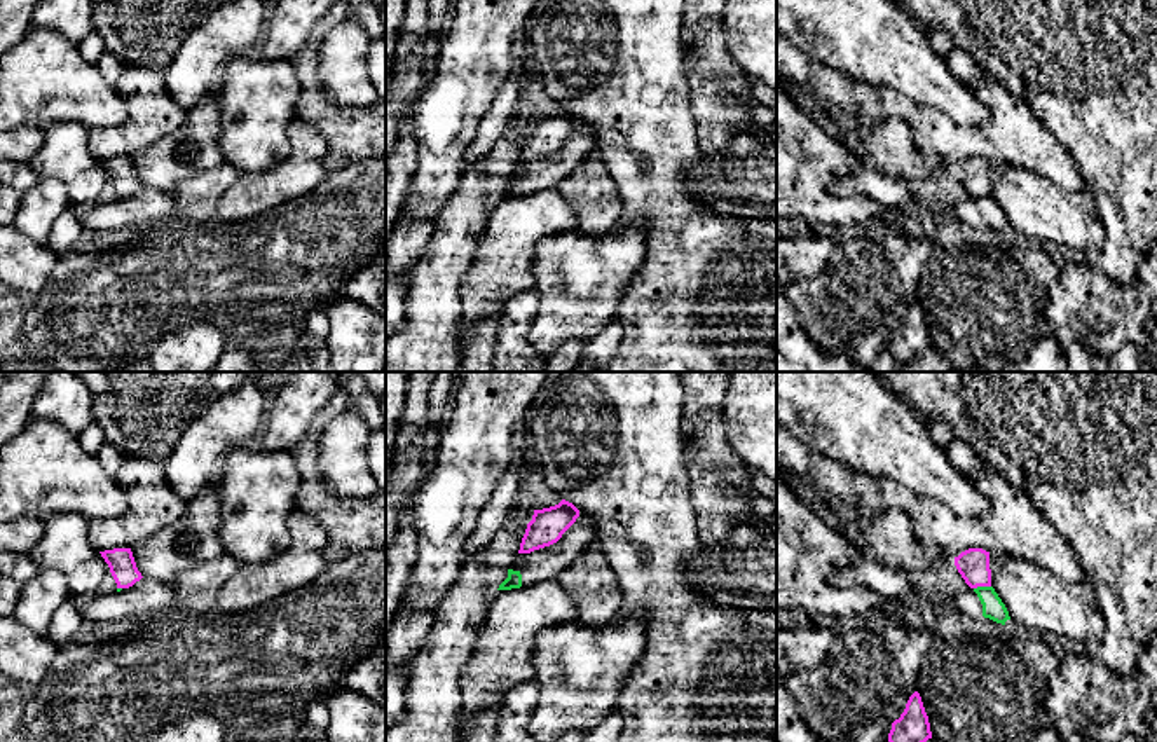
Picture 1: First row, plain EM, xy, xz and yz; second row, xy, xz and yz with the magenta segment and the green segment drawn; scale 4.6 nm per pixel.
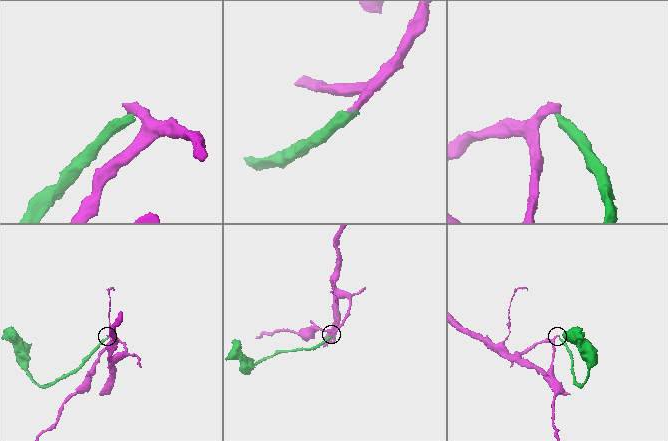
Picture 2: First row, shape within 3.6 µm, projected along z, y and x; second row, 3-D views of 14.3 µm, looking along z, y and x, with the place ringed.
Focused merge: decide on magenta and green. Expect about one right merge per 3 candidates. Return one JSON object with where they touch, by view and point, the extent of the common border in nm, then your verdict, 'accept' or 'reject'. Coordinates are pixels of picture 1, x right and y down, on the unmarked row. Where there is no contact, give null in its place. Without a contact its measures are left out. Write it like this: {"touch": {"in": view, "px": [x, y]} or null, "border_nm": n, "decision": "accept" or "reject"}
{"touch": {"in": "yz", "px": [981, 194]}, "border_nm": 80, "decision": "reject"}

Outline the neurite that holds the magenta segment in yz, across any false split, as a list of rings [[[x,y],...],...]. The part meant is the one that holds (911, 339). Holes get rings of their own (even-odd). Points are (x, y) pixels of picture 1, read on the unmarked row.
[[[914,300],[900,326],[892,332],[888,351],[897,363],[906,363],[925,353],[928,347],[932,347],[928,325],[920,302]]]

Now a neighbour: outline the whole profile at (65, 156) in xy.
[[[54,122],[44,129],[44,143],[28,161],[40,178],[58,178],[66,187],[68,203],[82,208],[98,199],[110,182],[108,173],[87,148],[89,129],[77,122]]]

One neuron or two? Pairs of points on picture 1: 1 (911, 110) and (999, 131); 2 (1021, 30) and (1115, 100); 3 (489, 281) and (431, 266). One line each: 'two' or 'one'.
1: one
2: one
3: two

